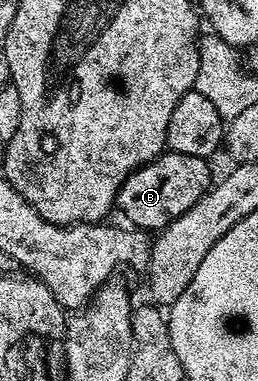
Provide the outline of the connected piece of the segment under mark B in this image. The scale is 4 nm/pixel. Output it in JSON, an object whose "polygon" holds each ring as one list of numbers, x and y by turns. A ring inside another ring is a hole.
{"polygon":[[169,151,163,152,154,158,149,165,143,165,142,168,127,179,120,187,118,192,118,200,116,202,120,213,132,219,134,229,138,231,161,231,168,223,172,223,180,215,184,215,184,211,188,211,205,193,210,190,212,178,210,178,210,169,207,160,202,157,189,157,188,155,180,155]]}

